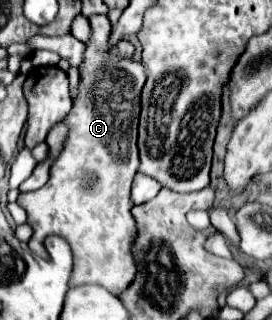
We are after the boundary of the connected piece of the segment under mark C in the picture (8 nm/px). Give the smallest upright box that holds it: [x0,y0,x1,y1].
[18,16,146,296]

